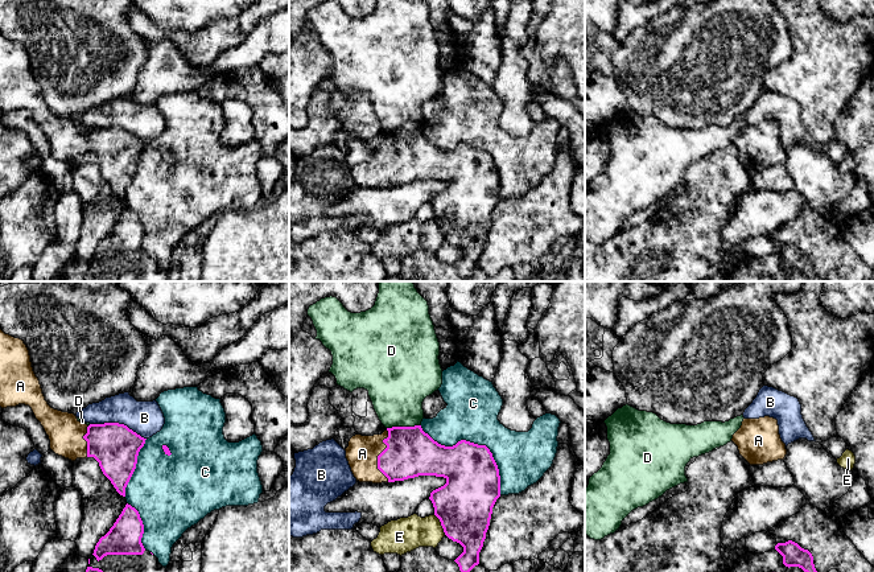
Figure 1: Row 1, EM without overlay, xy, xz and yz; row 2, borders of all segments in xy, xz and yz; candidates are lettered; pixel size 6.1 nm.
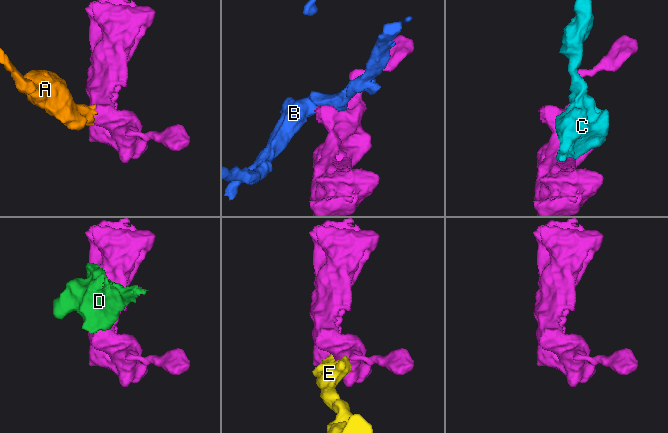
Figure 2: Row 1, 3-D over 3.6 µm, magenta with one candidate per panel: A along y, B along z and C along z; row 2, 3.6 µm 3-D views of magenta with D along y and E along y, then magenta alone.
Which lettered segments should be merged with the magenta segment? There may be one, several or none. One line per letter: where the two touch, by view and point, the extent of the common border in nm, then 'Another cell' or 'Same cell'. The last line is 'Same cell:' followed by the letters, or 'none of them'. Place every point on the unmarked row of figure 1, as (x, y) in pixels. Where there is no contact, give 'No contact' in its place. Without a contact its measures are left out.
A: Touches magenta at xz (378, 160). Shared border 320 nm. Same cell
B: Touches magenta at xy (118, 127). Shared border 360 nm. Another cell
C: Touches magenta at xz (475, 148). Shared border 650 nm. Another cell
D: Touches magenta at xz (403, 131). Shared border 200 nm. Another cell
E: Touches magenta at xz (441, 229). Shared border 150 nm. Another cell
Same cell: A

